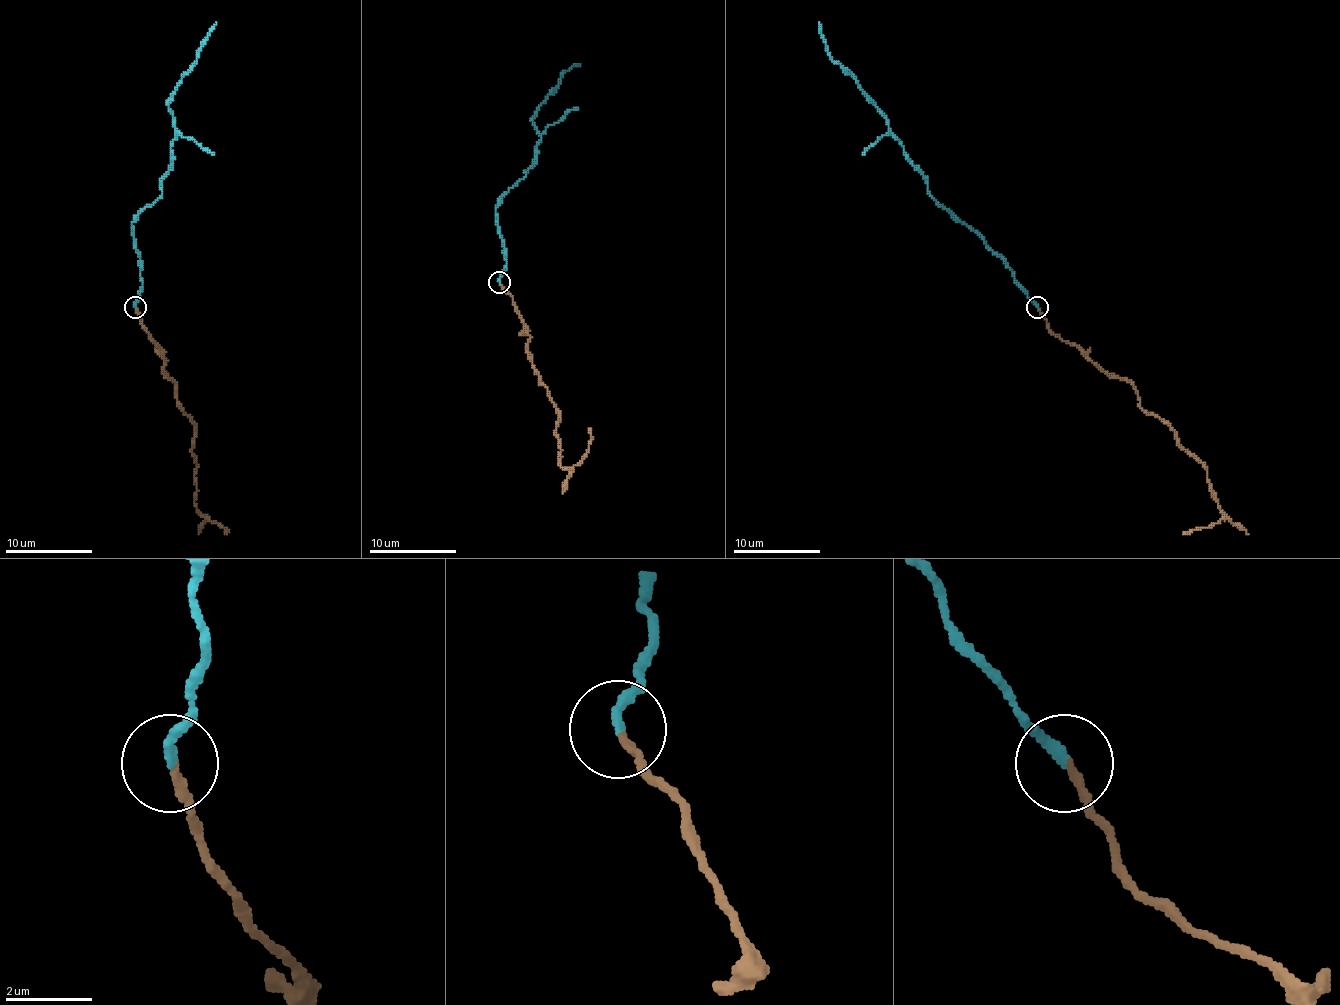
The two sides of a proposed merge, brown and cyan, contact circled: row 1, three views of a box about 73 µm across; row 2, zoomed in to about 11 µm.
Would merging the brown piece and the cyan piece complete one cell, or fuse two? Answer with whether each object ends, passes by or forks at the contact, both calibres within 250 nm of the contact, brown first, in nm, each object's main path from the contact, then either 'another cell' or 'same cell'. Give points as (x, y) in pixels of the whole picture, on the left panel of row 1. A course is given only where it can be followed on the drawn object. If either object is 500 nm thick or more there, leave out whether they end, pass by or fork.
brown ends; cyan ends; calibres 190 and 240 nm; course brown (136, 306), (166, 360), (164, 371), (179, 406), (194, 425), (196, 510), (227, 530), (225, 534); course cyan (136, 306), (142, 280), (131, 226), (162, 193), (177, 135), (168, 98), (216, 22); same cell

